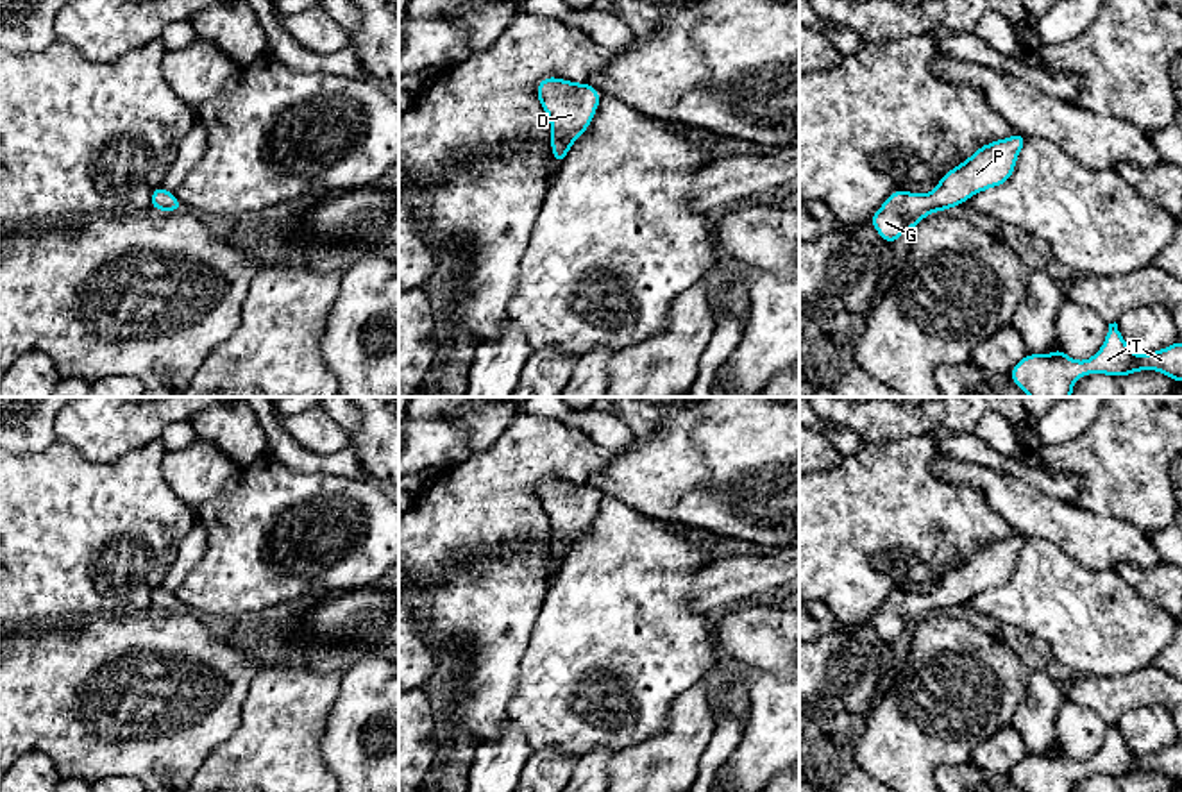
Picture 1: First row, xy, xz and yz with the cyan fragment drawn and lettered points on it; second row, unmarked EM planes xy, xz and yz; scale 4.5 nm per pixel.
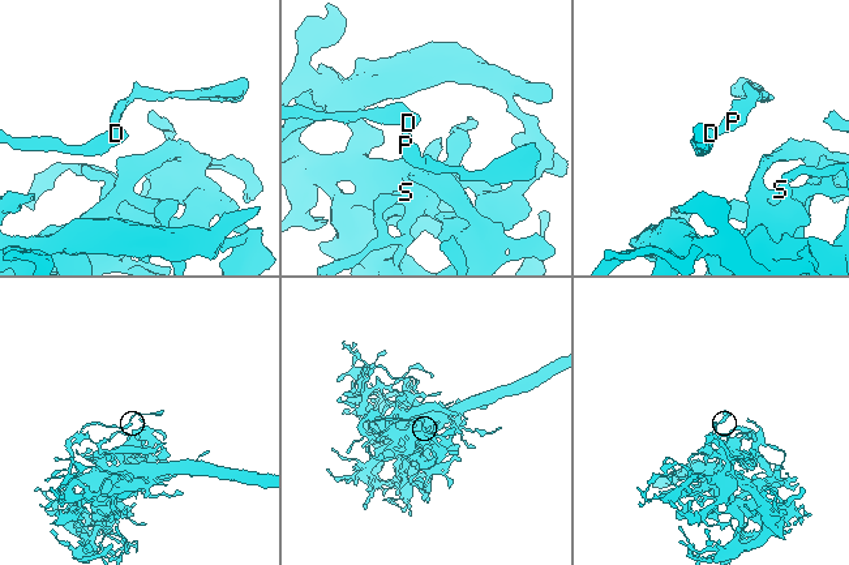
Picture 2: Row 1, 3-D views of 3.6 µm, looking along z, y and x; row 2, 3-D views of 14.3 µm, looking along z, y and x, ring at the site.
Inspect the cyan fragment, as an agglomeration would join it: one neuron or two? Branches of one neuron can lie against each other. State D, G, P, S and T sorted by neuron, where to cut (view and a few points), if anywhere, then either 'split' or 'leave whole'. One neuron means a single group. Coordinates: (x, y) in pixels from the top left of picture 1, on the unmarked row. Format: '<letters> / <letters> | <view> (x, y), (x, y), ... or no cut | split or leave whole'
D G P S T | no cut | leave whole

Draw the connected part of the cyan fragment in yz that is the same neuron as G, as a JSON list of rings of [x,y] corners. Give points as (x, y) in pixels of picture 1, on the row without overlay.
[[[1016,533],[1010,538],[978,547],[969,560],[946,572],[932,594],[896,590],[867,622],[883,642],[892,645],[930,613],[962,606],[969,597],[1005,585],[1014,574],[1025,542],[1026,536]]]

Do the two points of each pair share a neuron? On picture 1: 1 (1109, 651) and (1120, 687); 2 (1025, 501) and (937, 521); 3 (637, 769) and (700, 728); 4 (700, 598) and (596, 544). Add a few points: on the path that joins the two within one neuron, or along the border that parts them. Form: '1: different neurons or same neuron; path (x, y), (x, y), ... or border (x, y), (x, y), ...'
1: different neurons; border (1152, 662), (1113, 676), (1075, 676)
2: different neurons; border (955, 485), (977, 488), (1018, 531)
3: same neuron; path (653, 769), (683, 742)
4: different neurons; border (712, 562), (689, 596), (696, 612)

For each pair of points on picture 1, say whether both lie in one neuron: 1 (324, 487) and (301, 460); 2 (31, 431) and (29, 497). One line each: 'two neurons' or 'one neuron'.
1: two neurons
2: two neurons

